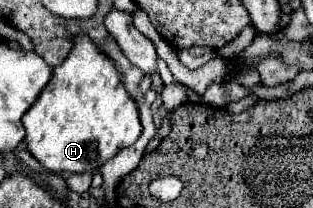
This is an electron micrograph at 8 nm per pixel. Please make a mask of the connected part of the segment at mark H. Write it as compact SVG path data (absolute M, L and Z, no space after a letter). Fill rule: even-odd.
M79 36L65 62L53 68L49 84L41 92L35 106L29 108L23 116L23 126L27 132L27 150L33 154L33 158L49 172L65 174L85 174L91 170L99 170L107 160L115 158L119 150L135 144L141 134L137 104L127 94L115 64L107 56L103 56L87 36Z

